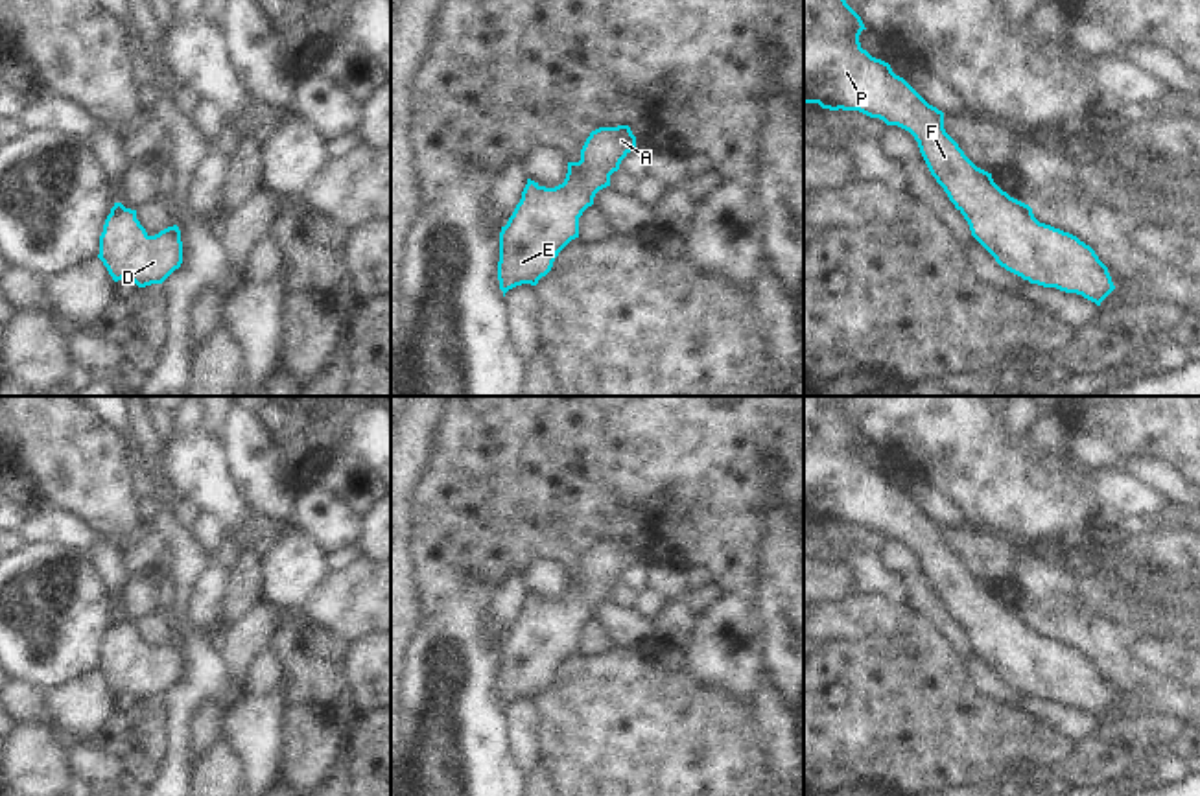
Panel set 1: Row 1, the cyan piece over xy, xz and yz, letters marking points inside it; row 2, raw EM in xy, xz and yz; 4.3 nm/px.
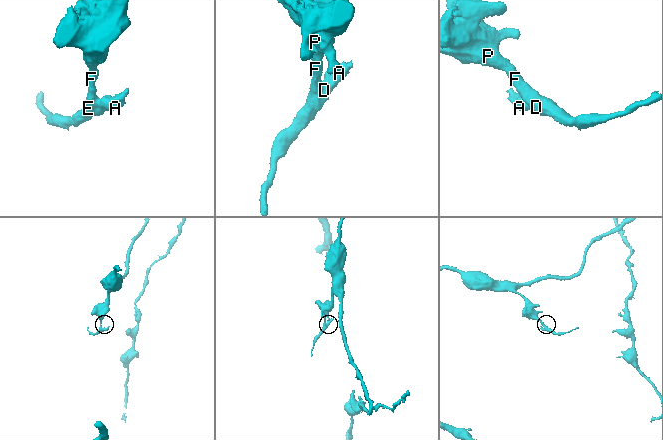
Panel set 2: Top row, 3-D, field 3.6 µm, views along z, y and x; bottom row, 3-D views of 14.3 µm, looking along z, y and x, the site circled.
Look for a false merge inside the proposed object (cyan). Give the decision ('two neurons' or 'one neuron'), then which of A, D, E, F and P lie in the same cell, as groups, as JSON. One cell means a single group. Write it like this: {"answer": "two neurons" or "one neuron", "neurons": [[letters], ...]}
{"answer": "one neuron", "neurons": [["A", "D", "E", "F", "P"]]}

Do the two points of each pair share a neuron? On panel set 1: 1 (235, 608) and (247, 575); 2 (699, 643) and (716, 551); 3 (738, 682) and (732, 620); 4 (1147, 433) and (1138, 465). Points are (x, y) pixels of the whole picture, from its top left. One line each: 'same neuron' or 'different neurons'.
1: same neuron
2: different neurons
3: same neuron
4: different neurons

